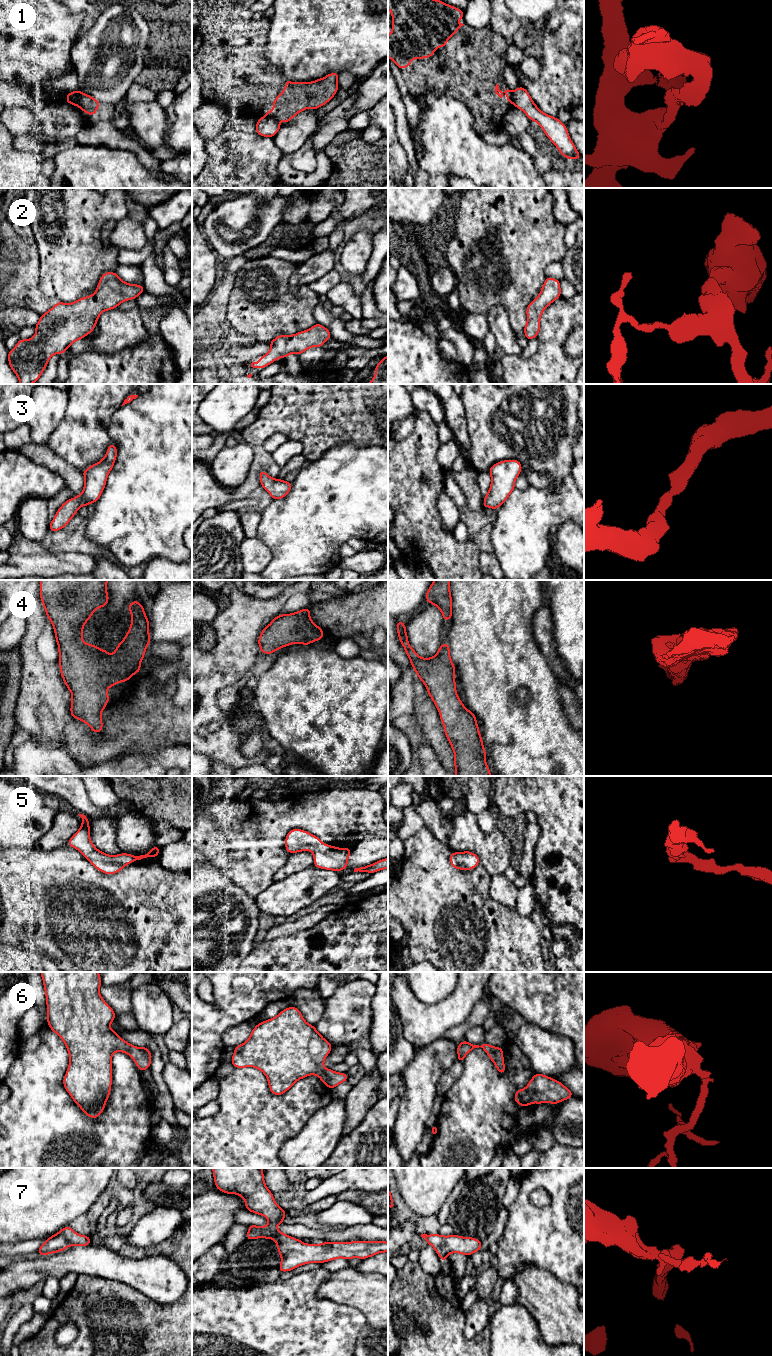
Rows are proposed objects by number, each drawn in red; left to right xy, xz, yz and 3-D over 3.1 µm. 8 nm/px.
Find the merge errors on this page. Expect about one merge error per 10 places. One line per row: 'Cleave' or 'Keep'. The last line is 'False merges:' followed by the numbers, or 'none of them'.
1: Cleave
2: Keep
3: Keep
4: Keep
5: Keep
6: Keep
7: Keep
False merges: 1

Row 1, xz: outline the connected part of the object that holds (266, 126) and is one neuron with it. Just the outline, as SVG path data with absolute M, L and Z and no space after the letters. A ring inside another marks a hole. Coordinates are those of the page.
M261 117L256 123L256 133L263 137L274 137L279 131L281 124L273 117Z

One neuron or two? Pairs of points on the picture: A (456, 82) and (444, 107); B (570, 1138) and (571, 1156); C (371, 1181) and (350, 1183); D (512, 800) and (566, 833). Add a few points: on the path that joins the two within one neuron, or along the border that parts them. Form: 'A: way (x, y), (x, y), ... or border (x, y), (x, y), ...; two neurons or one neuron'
A: border (426, 91), (453, 96), (469, 109); two neurons
B: border (556, 1142), (573, 1147); two neurons
C: way (366, 1181), (355, 1181); one neuron
D: way (525, 800), (533, 800), (553, 820); one neuron

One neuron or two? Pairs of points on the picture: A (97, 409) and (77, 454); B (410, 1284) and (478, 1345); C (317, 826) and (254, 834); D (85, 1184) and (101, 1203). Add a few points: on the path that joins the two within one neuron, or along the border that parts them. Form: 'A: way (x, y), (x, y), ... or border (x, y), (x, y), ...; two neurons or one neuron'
A: way (86, 420), (81, 443); one neuron
B: way (428, 1302), (445, 1319), (445, 1324), (460, 1339); one neuron
C: way (301, 821), (270, 822); one neuron
D: border (104, 1190), (85, 1213); two neurons

